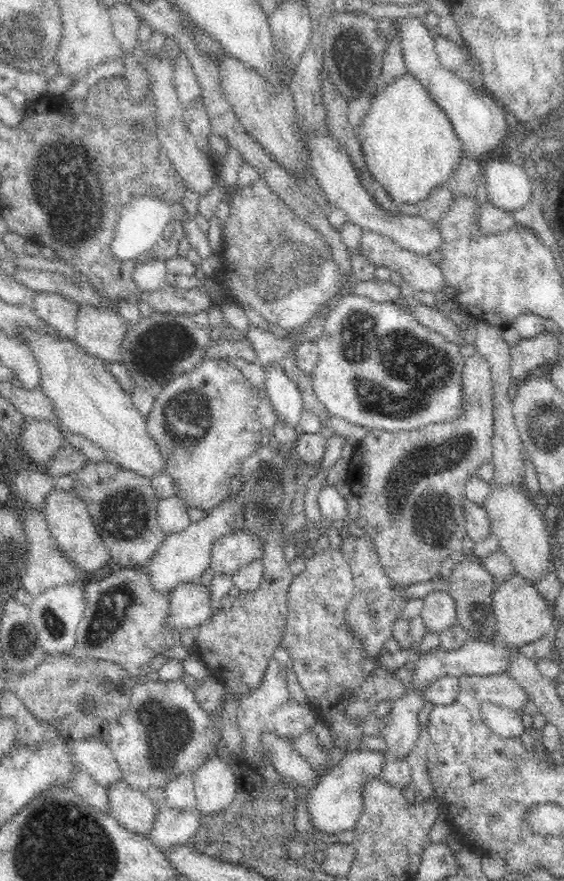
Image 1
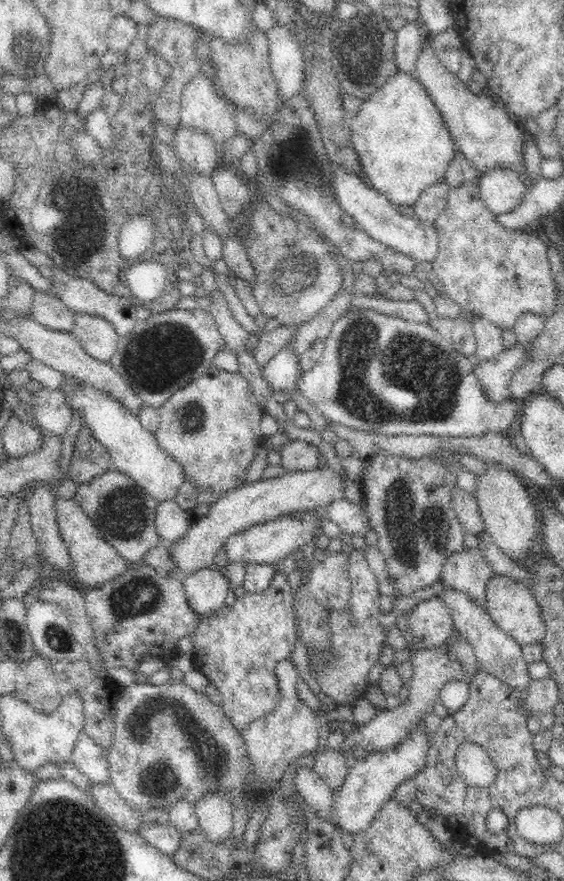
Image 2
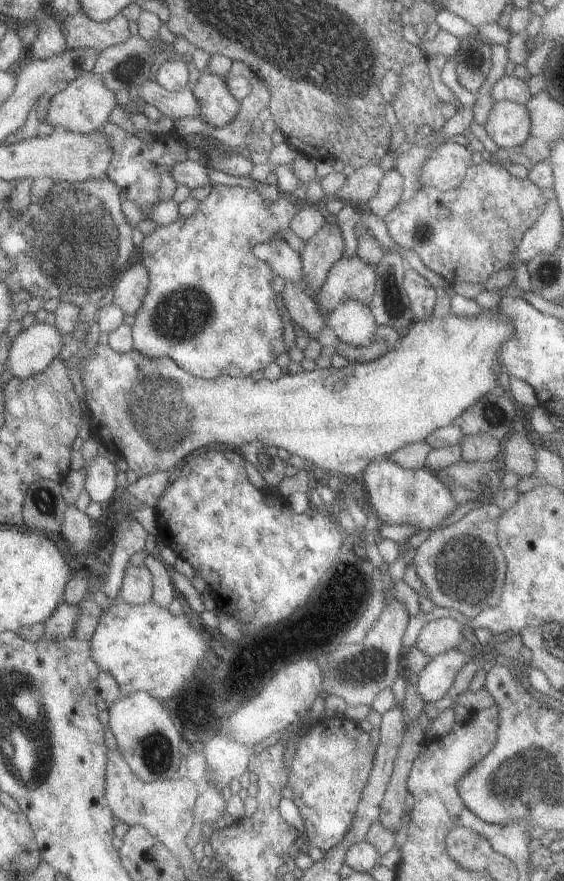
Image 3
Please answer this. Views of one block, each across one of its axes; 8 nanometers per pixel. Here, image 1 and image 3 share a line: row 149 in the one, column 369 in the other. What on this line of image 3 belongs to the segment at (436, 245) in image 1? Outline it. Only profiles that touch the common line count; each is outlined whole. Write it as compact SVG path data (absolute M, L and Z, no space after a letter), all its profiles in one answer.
M344 300L335 306L328 312L325 324L332 328L339 341L352 346L370 346L378 330L369 306L357 300Z

